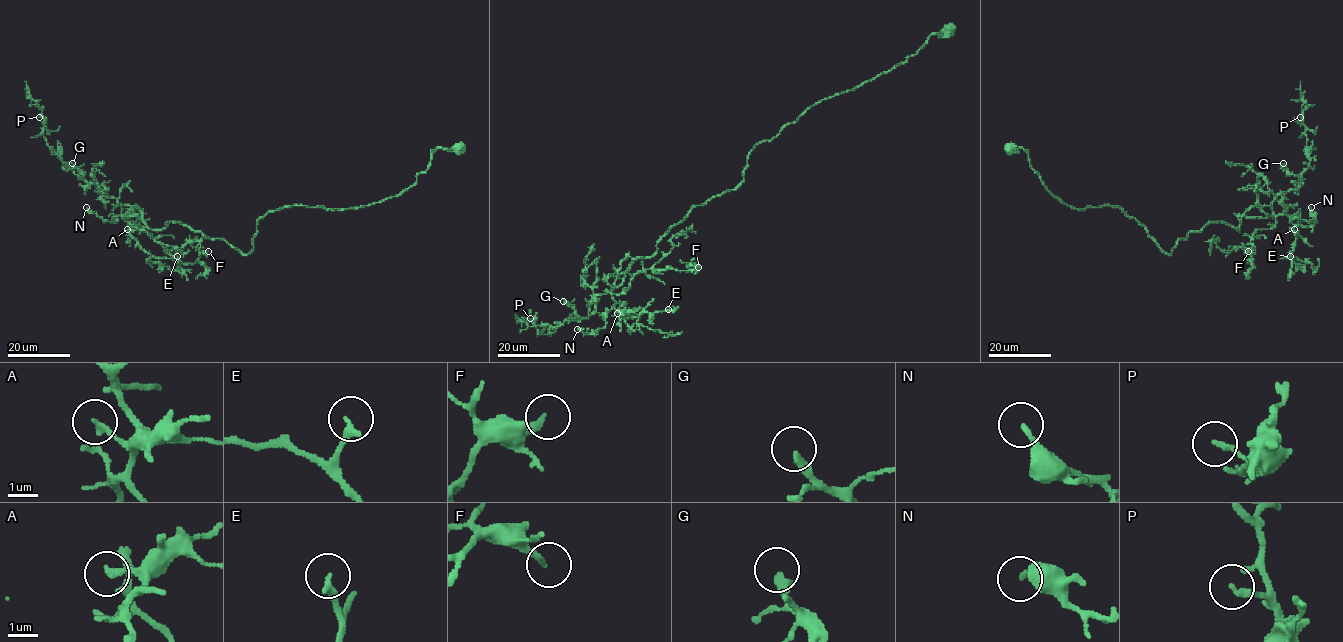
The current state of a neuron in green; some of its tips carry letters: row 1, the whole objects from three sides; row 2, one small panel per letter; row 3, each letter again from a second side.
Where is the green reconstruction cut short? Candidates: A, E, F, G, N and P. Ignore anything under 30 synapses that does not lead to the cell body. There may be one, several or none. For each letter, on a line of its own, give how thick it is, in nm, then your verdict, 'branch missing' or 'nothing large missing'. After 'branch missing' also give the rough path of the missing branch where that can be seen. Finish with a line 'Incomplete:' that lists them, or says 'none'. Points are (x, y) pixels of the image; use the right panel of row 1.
A: 180 nm thick; nothing large missing
E: 260 nm thick; nothing large missing
F: 200 nm thick; nothing large missing
G: 260 nm thick; branch missing; missing branch runs (1283, 163), (1283, 151), (1268, 124), (1272, 116)
N: 190 nm thick; nothing large missing
P: 170 nm thick; nothing large missing
Incomplete: G

